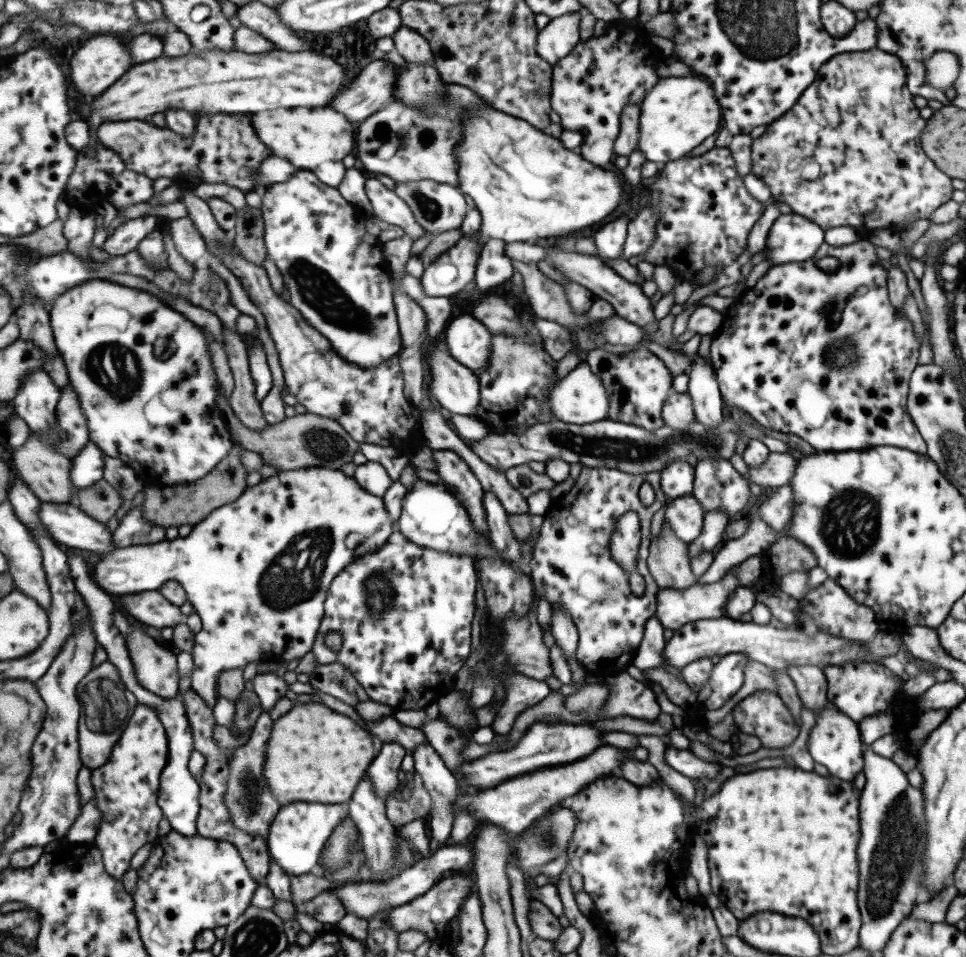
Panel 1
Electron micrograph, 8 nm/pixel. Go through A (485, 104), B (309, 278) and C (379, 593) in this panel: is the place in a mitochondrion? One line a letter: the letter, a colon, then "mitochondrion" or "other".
A: other
B: mitochondrion
C: mitochondrion

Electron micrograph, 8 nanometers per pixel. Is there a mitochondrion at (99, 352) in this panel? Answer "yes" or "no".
no

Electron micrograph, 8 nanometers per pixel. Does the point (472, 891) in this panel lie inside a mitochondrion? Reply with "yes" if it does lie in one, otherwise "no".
no

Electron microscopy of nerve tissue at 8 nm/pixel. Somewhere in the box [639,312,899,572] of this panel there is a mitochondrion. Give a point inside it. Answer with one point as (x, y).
(849, 526)

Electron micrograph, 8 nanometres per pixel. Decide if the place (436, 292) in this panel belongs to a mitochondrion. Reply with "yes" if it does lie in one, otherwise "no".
no

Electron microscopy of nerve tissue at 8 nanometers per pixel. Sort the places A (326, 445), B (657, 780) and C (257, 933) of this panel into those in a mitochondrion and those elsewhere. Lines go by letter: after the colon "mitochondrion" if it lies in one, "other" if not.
A: mitochondrion
B: other
C: mitochondrion

